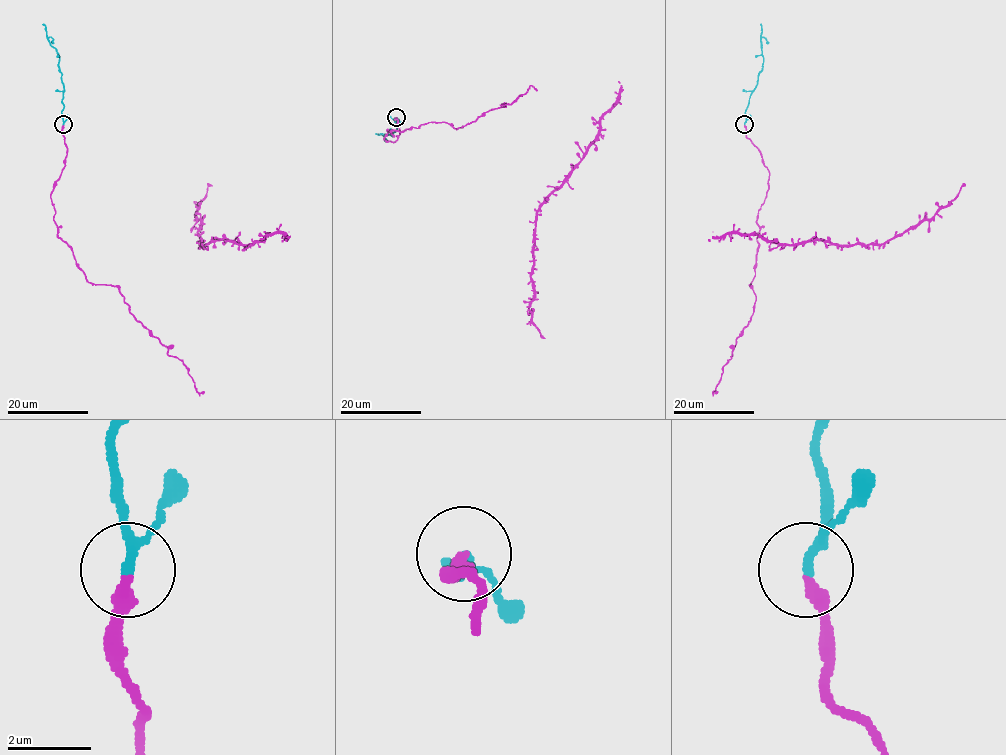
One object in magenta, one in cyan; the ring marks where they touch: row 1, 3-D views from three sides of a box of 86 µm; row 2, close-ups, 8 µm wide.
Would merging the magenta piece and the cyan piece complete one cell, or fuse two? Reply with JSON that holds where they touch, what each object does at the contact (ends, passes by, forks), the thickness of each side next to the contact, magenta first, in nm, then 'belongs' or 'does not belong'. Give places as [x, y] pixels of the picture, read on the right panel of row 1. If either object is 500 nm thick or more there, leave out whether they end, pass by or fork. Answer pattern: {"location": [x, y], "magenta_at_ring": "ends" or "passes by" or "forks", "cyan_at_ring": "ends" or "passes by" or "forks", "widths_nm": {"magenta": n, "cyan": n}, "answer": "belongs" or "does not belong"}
{"location": [744, 124], "magenta_at_ring": "ends", "cyan_at_ring": "passes by", "widths_nm": {"magenta": 340, "cyan": 190}, "answer": "belongs"}

